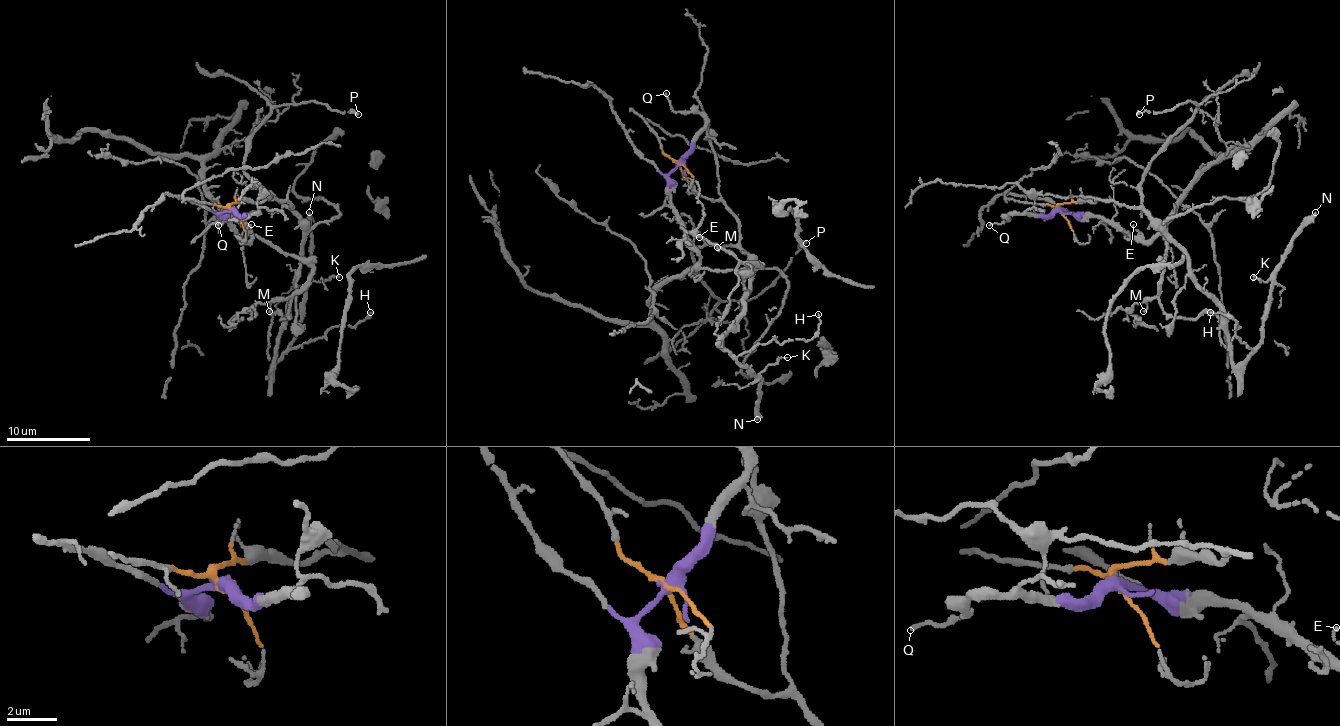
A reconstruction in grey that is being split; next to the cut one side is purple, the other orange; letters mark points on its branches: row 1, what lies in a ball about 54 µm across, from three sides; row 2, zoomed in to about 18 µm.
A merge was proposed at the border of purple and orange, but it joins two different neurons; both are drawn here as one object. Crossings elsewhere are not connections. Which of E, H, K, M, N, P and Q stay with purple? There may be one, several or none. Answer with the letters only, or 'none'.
E, M, Q

